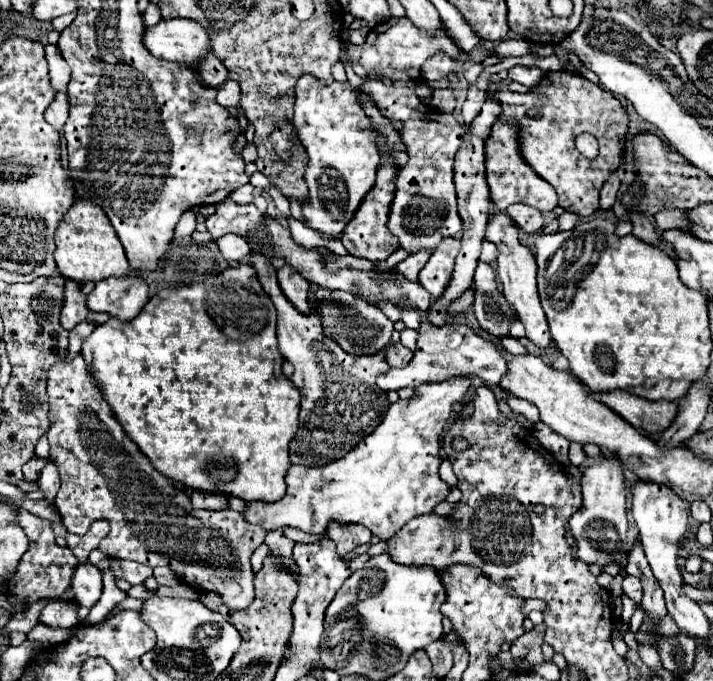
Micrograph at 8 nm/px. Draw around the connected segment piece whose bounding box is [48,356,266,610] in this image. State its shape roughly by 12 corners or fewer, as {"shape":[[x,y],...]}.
{"shape":[[82,356],[50,368],[54,506],[108,558],[230,610],[266,530],[190,500],[128,440]]}

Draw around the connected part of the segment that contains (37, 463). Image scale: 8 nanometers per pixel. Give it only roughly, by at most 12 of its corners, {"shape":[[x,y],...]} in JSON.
{"shape":[[34,456],[24,468],[24,480],[38,482],[46,460]]}

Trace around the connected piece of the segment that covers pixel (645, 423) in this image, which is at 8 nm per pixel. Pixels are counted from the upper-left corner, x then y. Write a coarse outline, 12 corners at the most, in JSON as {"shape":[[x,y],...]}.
{"shape":[[624,390],[592,392],[646,434],[664,432],[676,402],[650,402]]}

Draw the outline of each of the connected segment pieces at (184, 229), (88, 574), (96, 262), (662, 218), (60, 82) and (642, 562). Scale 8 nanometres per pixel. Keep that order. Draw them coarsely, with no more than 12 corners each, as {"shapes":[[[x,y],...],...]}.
{"shapes":[[[192,210],[182,214],[176,224],[176,238],[190,236],[196,228]],[[92,564],[78,566],[72,590],[80,606],[92,608],[102,596],[102,574]],[[76,200],[58,222],[54,258],[74,282],[130,270],[108,216]],[[660,210],[654,214],[656,228],[686,228],[686,212]],[[46,44],[46,62],[54,90],[66,92],[70,66],[54,44]],[[642,544],[628,554],[626,572],[640,580],[652,578]]]}

